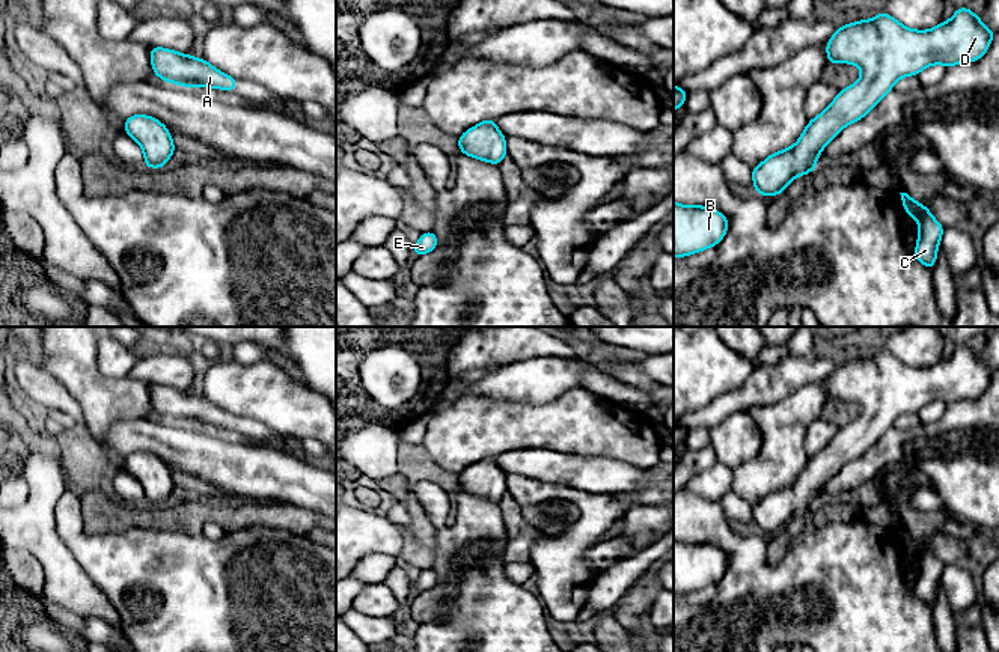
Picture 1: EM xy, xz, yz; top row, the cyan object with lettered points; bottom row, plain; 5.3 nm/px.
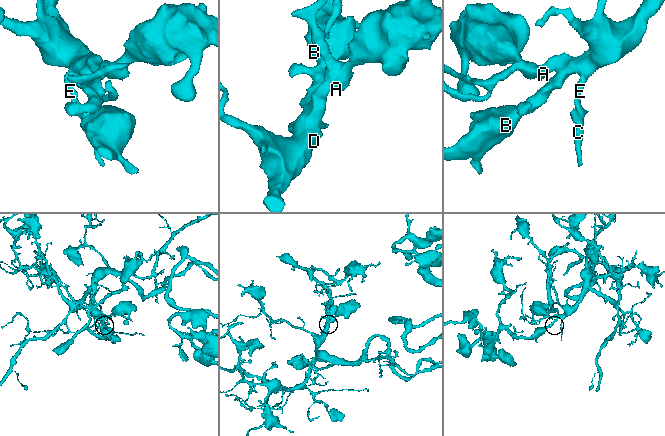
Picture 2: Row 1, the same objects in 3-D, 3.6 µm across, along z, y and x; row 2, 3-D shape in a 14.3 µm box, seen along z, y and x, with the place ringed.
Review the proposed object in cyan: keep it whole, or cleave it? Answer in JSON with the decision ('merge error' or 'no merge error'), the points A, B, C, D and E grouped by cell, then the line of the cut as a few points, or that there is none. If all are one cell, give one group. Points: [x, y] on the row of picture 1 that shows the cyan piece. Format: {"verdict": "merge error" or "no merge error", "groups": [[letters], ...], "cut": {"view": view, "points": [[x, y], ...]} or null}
{"verdict": "no merge error", "groups": [["A", "B", "C", "D", "E"]], "cut": null}

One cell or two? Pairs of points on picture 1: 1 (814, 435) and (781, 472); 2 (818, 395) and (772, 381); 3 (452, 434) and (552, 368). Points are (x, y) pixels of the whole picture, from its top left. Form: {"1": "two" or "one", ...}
{"1": "two", "2": "two", "3": "two"}

